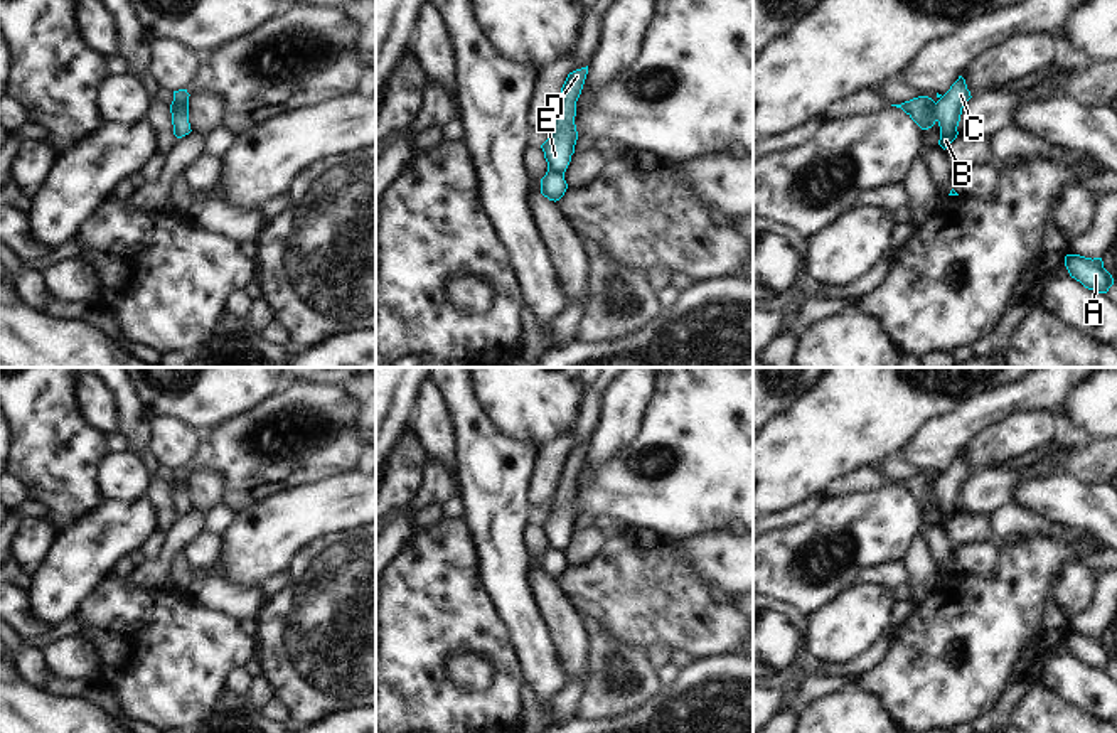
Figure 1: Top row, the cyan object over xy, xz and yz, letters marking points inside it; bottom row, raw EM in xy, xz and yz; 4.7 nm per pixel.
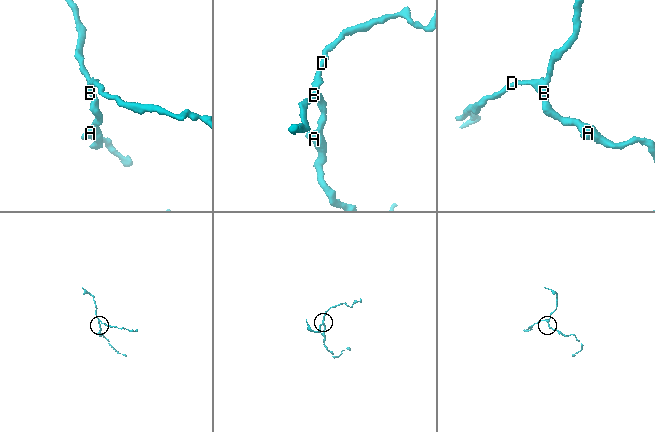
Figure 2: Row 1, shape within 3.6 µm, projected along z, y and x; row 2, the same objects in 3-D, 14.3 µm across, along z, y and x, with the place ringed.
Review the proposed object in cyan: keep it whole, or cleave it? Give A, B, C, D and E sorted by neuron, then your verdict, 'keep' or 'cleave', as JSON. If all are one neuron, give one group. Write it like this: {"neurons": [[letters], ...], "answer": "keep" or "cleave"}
{"neurons": [["A", "B", "C"], ["D", "E"]], "answer": "cleave"}

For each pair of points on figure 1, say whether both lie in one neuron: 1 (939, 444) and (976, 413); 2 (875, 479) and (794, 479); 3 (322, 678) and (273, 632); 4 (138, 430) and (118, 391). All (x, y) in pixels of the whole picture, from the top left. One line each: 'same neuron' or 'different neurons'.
1: same neuron
2: different neurons
3: same neuron
4: same neuron

